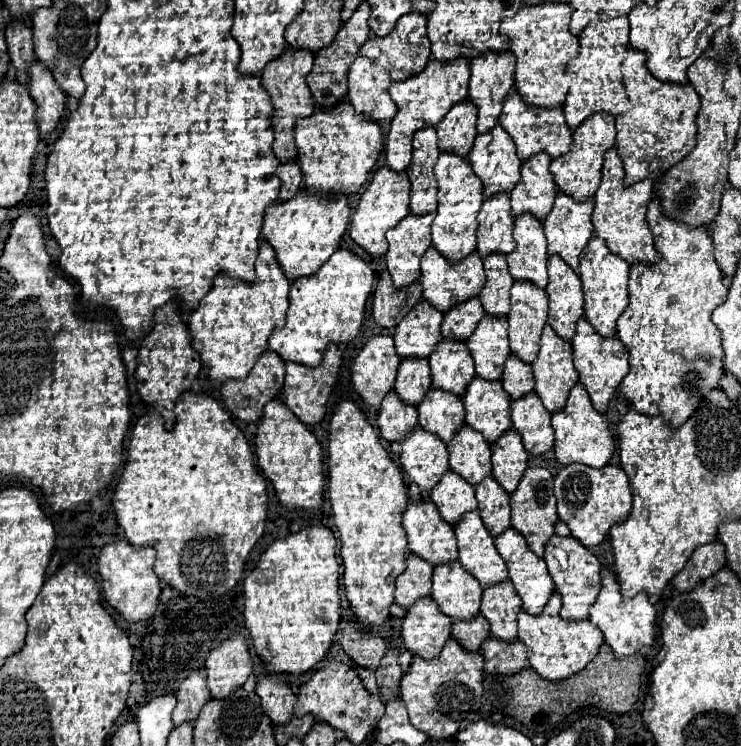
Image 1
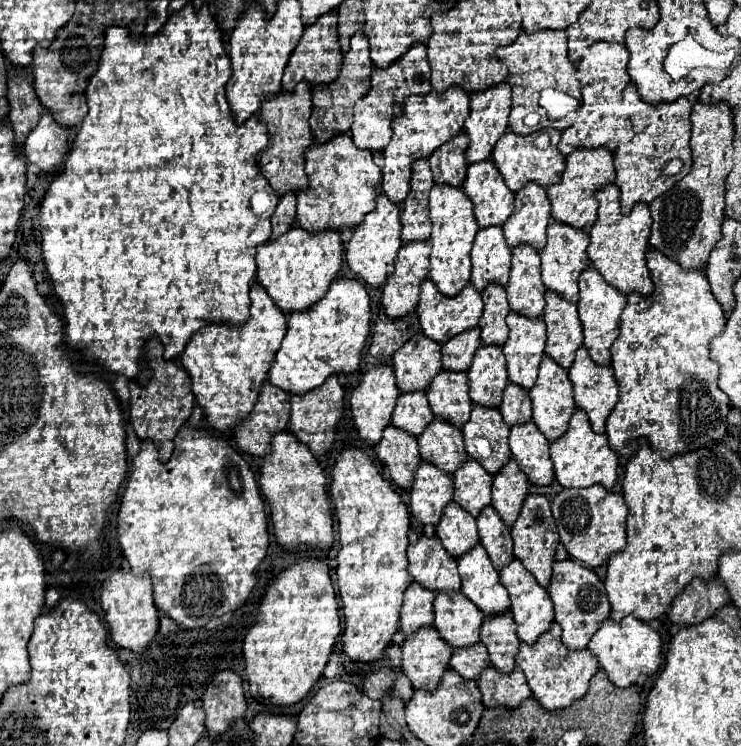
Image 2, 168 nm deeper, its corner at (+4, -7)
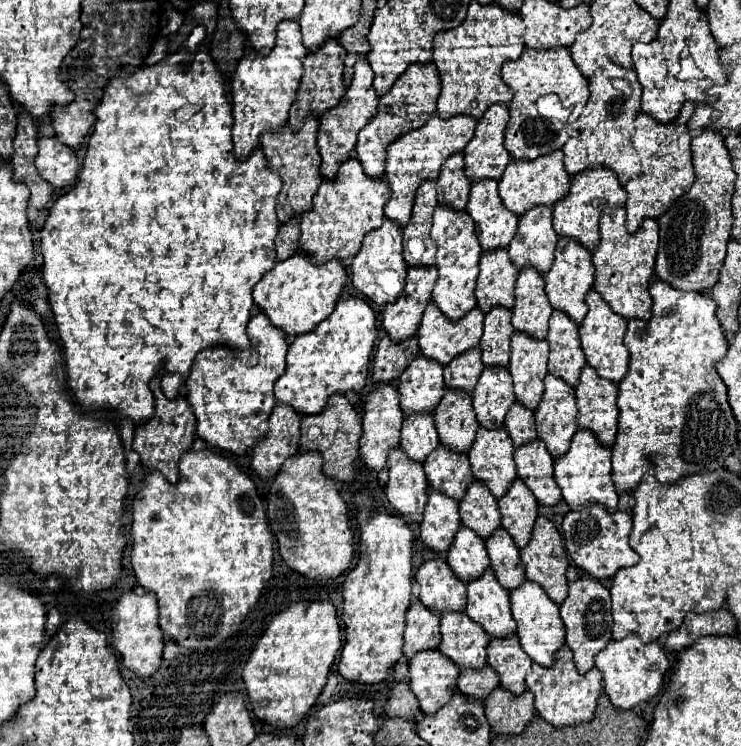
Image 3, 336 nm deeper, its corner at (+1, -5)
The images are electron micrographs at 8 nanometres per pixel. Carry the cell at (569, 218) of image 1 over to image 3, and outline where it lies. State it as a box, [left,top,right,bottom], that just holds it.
[545,239,595,325]

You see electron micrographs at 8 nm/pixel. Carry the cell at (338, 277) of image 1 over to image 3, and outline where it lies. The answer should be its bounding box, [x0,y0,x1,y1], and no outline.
[275,297,377,415]

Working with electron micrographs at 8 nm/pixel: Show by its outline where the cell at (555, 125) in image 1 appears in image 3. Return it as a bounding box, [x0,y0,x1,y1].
[499,151,571,217]

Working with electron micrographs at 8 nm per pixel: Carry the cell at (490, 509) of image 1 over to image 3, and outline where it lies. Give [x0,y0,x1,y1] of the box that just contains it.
[487,529,525,589]

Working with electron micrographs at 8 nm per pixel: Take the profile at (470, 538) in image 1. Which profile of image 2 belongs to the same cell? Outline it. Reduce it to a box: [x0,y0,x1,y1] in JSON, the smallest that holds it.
[458,543,510,615]

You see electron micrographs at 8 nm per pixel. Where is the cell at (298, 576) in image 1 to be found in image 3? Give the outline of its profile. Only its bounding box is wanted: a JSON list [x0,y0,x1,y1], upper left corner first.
[243,603,341,729]

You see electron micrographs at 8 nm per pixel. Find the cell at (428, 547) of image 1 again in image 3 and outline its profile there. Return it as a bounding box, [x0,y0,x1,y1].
[415,559,467,615]

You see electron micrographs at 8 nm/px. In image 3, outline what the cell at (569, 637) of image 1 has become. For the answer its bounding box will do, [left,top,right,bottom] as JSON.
[527,645,603,727]

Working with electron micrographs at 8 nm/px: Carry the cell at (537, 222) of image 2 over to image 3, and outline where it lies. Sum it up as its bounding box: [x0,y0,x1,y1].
[509,207,559,275]

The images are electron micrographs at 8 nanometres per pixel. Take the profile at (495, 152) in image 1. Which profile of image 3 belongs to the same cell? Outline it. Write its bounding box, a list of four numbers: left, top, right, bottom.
[467,181,517,251]

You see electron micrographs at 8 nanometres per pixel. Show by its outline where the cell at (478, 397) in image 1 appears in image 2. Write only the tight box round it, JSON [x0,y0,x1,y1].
[462,405,510,473]

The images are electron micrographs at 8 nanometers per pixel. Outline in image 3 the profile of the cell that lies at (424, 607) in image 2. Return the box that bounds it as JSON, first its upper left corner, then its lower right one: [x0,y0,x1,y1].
[403,601,441,659]

